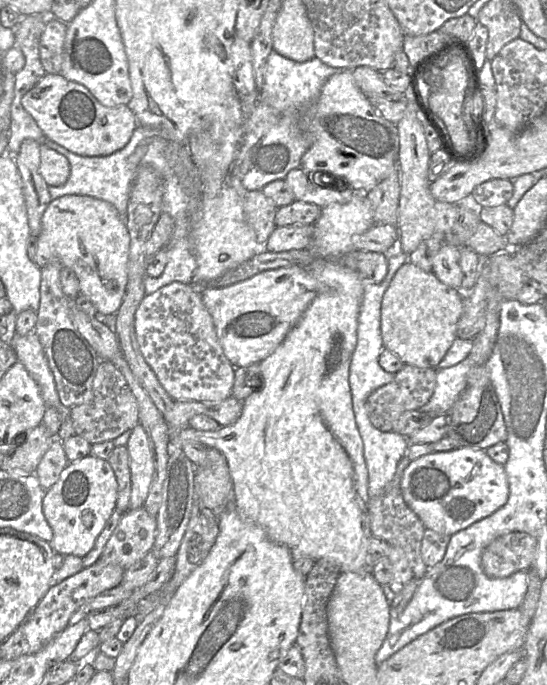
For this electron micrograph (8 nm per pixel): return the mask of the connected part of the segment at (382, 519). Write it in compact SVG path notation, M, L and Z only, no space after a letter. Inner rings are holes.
M403 457L400 460L396 474L384 491L369 499L368 509L372 535L386 541L391 546L401 548L408 559L413 578L421 580L428 570L421 556L421 544L426 528L420 518L406 504L401 492L401 477L410 461L408 457Z

